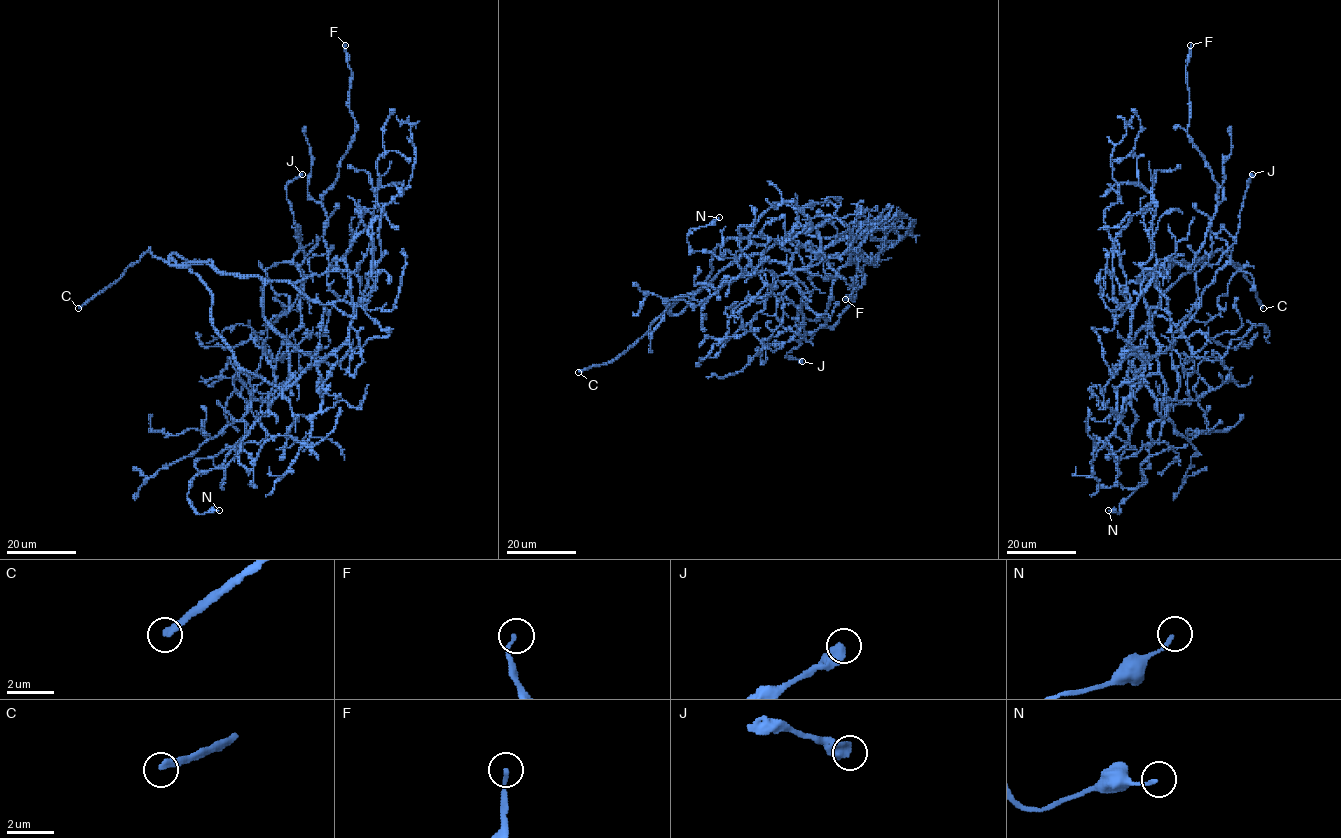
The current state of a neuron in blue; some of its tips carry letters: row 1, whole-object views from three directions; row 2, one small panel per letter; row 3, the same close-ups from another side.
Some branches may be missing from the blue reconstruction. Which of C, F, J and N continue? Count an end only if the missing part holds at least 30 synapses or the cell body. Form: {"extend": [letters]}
{"extend": ["C"]}

